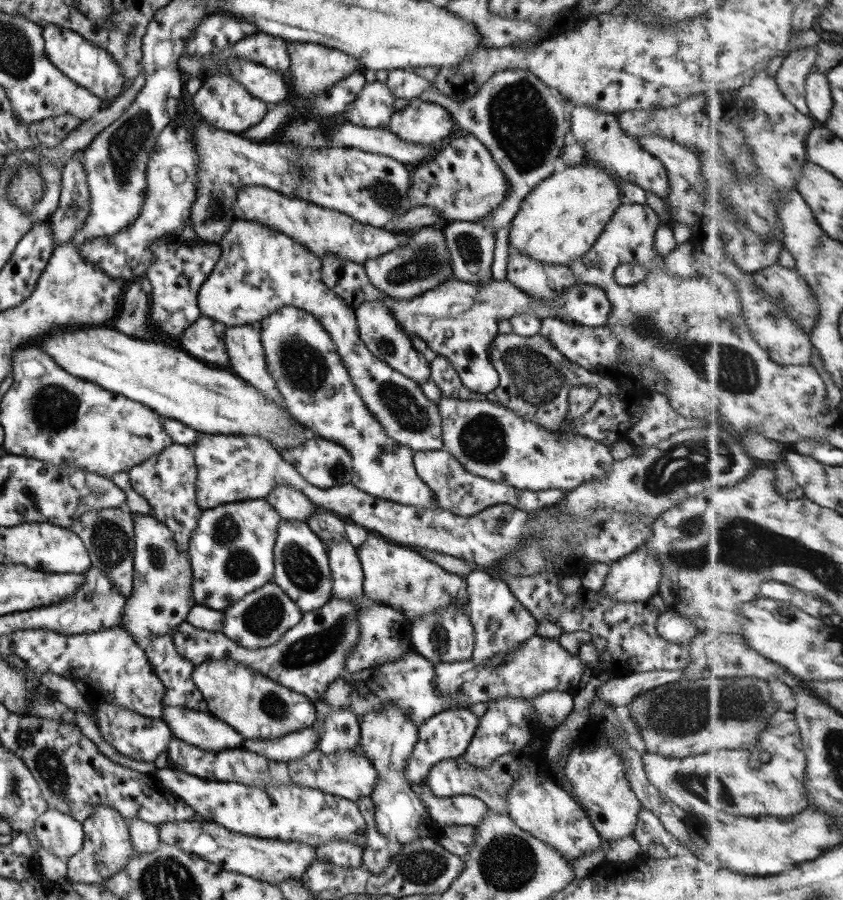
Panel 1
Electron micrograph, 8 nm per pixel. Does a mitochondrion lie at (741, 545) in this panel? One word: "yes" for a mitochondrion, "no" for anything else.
yes

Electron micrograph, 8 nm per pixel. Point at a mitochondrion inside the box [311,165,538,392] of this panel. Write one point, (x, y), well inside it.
(421, 265)

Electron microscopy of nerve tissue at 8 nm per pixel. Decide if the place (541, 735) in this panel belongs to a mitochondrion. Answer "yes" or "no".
no

